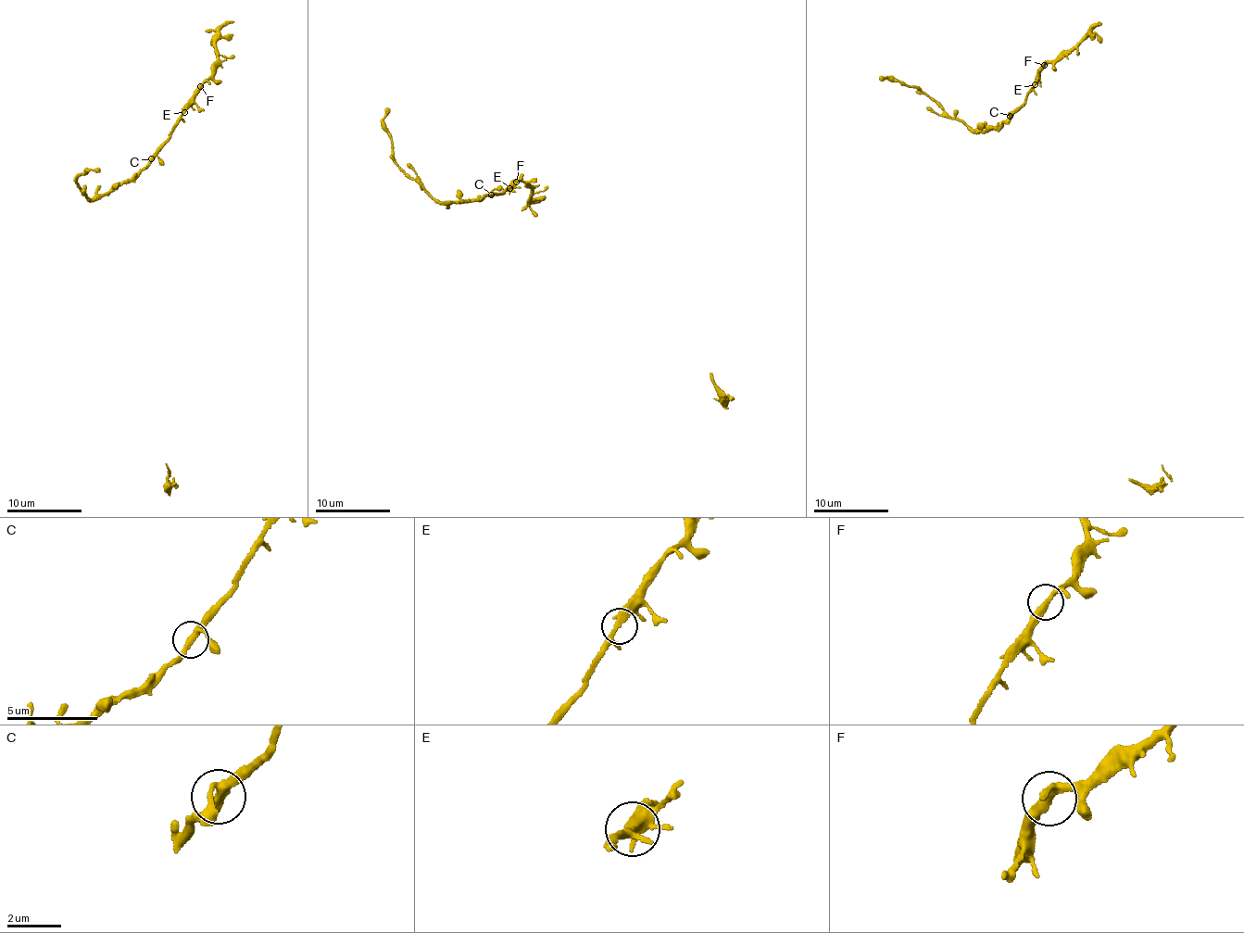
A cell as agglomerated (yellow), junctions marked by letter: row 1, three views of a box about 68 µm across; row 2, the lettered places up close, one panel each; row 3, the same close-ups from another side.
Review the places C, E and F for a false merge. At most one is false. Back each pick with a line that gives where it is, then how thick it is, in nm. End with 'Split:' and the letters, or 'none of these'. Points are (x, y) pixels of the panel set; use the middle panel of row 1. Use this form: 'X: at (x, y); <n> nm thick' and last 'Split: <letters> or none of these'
Split: none of these

